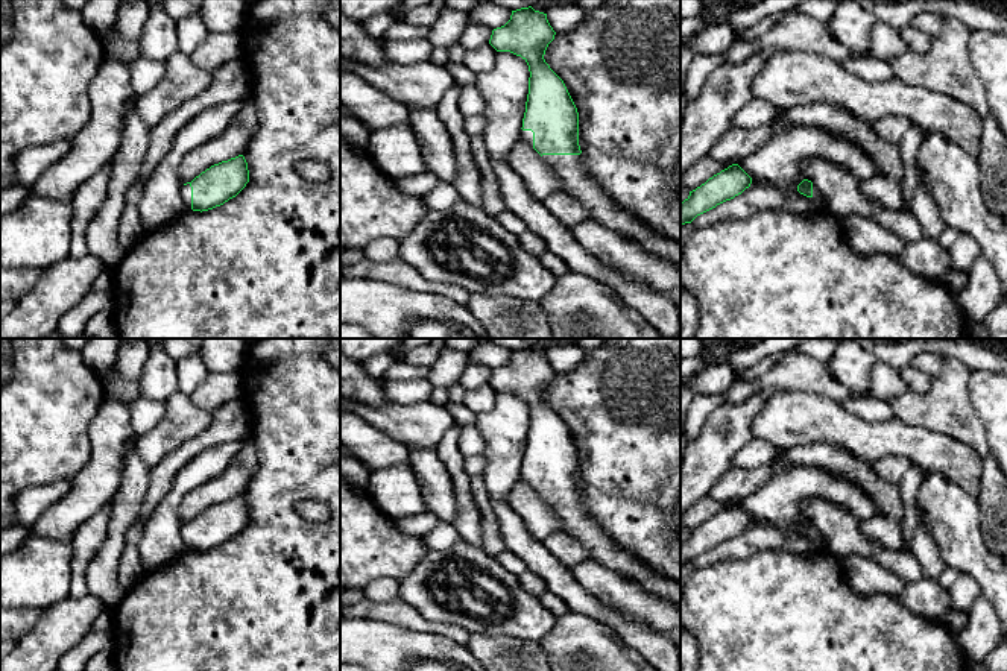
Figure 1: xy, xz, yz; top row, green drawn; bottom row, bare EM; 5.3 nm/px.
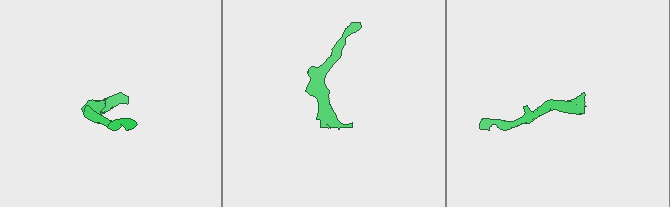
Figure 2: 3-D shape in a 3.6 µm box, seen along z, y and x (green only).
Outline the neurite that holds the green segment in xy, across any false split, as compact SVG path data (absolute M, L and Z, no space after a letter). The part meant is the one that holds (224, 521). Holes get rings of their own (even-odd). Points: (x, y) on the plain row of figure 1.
M243 495L211 506L181 527L187 550L208 551L235 537L249 522Z

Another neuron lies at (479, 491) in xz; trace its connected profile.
M483 475L471 477L471 493L481 515L485 551L492 556L503 553L506 545Z

